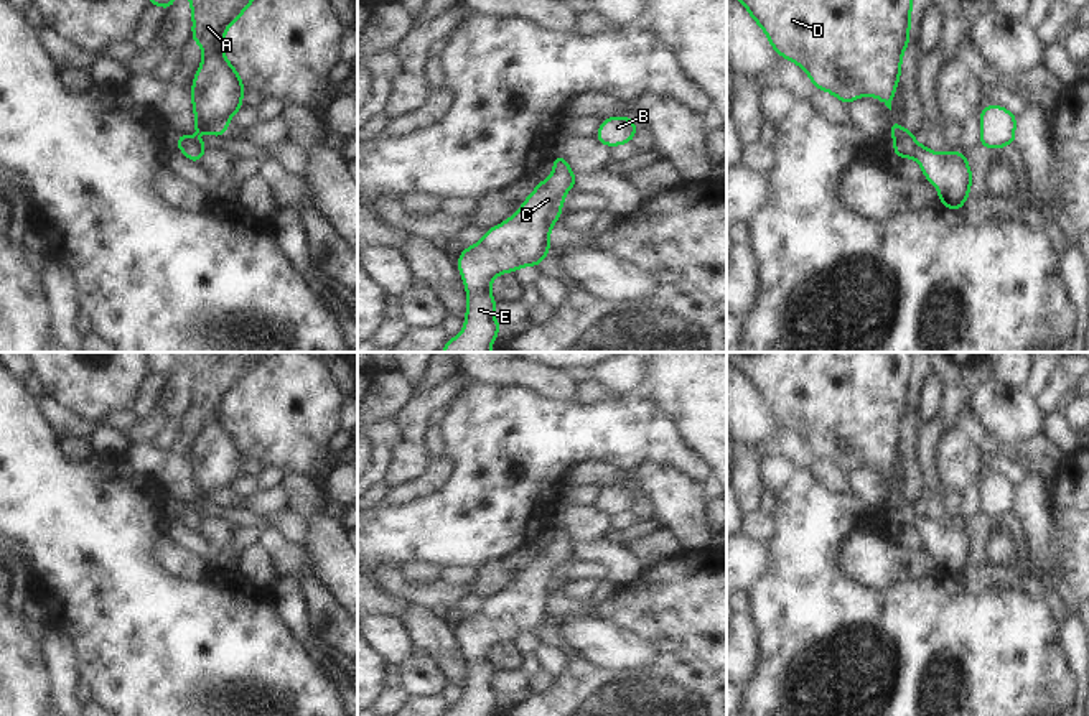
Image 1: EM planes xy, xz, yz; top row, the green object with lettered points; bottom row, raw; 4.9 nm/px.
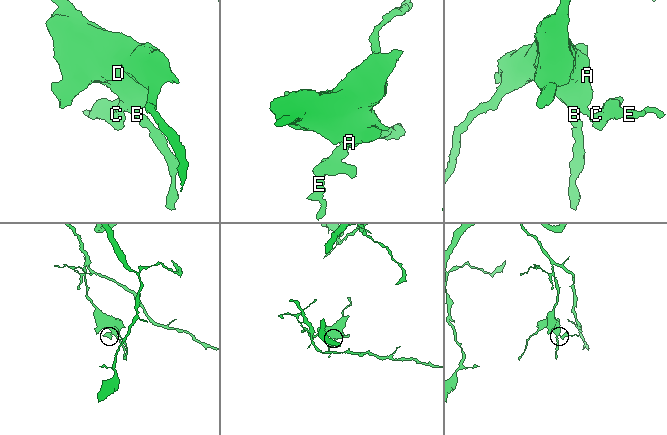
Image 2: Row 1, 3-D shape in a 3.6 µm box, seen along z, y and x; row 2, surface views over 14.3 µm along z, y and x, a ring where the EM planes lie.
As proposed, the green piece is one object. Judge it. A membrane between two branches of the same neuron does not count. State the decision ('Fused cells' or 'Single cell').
Single cell

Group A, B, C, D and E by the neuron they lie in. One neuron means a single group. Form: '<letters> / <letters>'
A B C D E

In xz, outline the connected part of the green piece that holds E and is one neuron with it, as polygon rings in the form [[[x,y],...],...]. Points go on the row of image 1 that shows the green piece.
[[[560,155],[552,160],[555,171],[537,183],[519,212],[484,232],[479,244],[465,249],[458,257],[468,293],[465,329],[442,352],[491,352],[501,329],[493,316],[498,305],[489,291],[491,281],[524,265],[537,267],[549,253],[550,227],[562,214],[567,191],[577,186],[570,165]]]

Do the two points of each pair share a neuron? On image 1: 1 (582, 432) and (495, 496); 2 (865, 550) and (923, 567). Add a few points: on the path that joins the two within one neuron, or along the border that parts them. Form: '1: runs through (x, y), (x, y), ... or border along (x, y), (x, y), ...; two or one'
1: runs through (560, 448), (528, 481), (516, 488); one
2: runs through (880, 562), (908, 563); one

